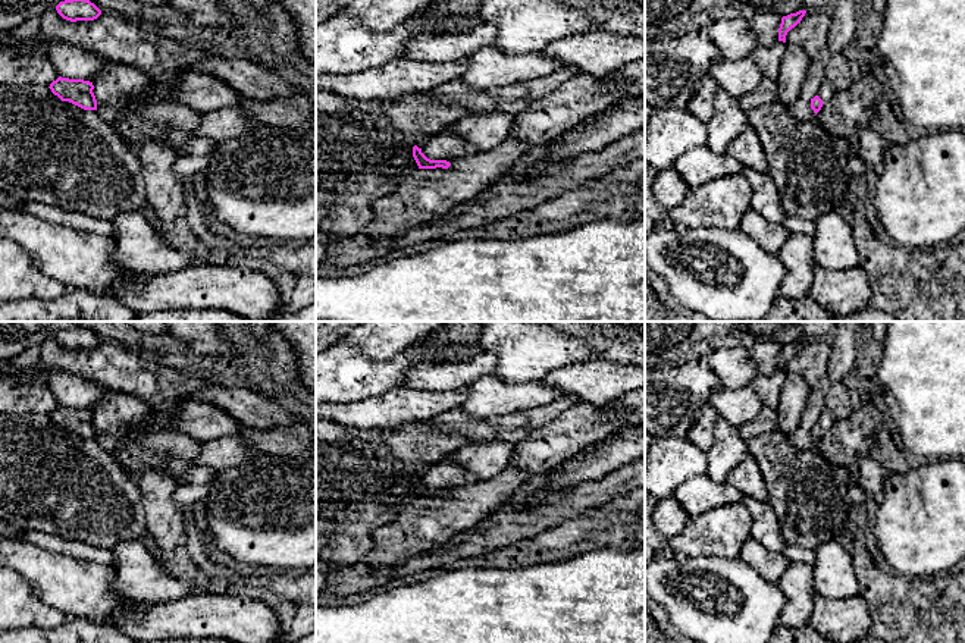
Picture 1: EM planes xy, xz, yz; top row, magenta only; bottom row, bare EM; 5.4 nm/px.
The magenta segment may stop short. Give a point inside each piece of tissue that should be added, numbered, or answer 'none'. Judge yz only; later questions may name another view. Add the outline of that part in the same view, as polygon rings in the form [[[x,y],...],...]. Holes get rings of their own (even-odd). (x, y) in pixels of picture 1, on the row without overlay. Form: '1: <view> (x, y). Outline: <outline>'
1: yz (826, 420). Outline: [[[824,408],[818,418],[818,426],[823,429],[823,432],[828,430],[834,424],[836,418],[831,415],[831,413]]]

